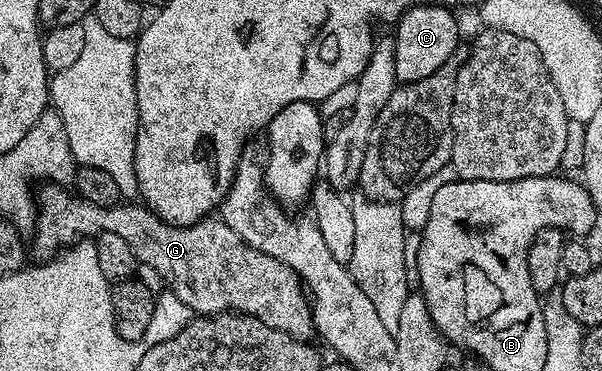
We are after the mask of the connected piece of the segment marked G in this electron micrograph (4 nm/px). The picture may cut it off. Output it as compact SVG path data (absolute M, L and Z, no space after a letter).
M46 184L43 187L43 190L39 189L36 194L36 225L32 230L34 250L39 254L39 259L49 259L79 240L90 240L104 232L116 232L116 236L128 240L139 263L145 269L147 266L148 269L155 270L170 285L167 286L169 293L180 296L187 311L198 316L227 312L251 314L253 318L272 328L280 328L280 332L288 332L288 336L293 338L310 340L315 337L314 314L310 311L310 300L302 281L298 279L298 273L280 260L252 248L240 236L236 236L236 232L232 232L232 228L228 228L228 224L224 224L221 217L207 216L191 226L174 226L147 210L142 204L97 206L65 185Z

